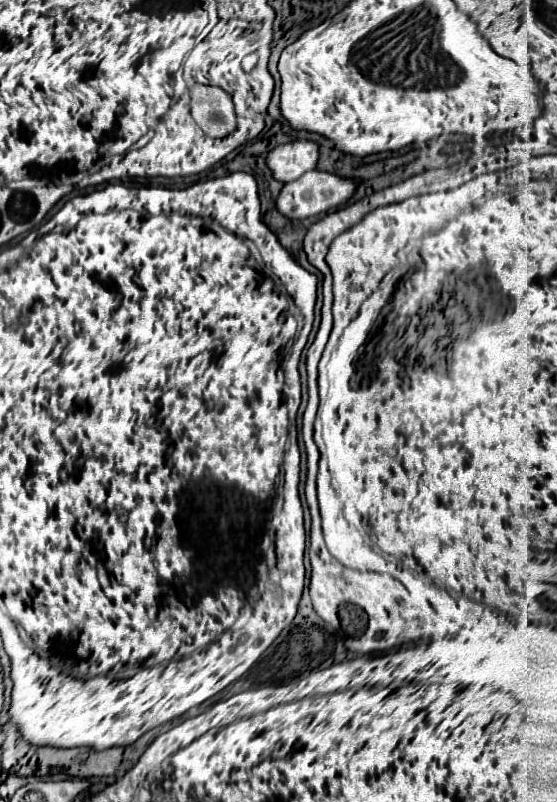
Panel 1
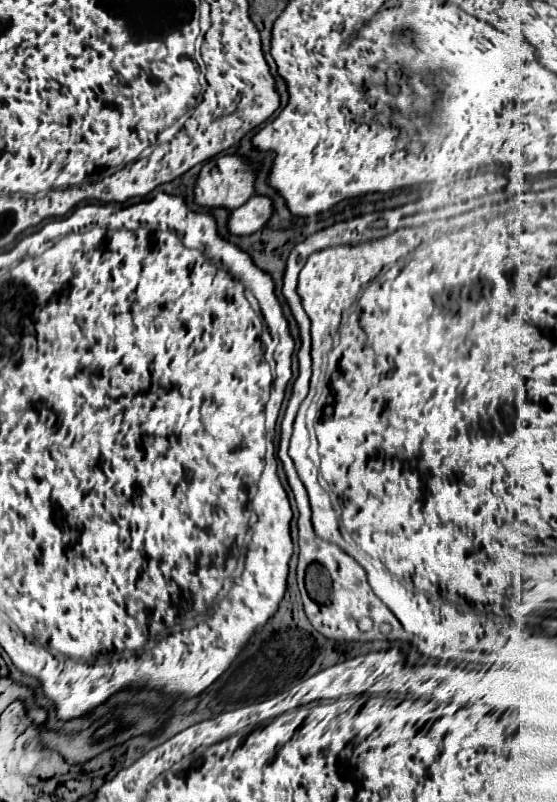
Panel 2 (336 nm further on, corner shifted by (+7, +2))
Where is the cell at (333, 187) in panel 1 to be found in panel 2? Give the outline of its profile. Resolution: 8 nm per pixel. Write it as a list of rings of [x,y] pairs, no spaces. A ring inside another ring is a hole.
[[[253,196],[243,206],[235,208],[227,220],[227,230],[233,236],[249,236],[261,230],[273,214],[271,200],[265,196]]]

